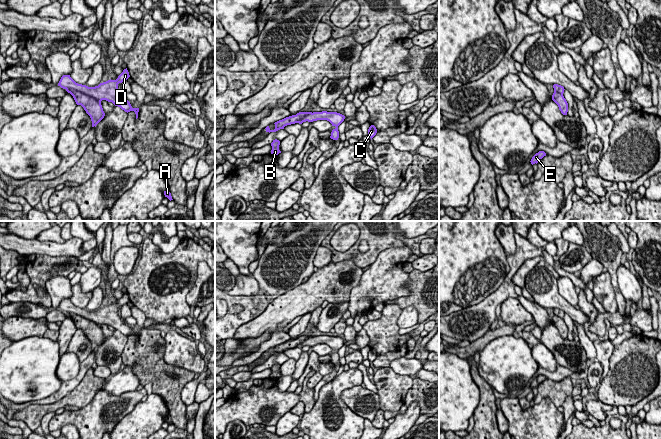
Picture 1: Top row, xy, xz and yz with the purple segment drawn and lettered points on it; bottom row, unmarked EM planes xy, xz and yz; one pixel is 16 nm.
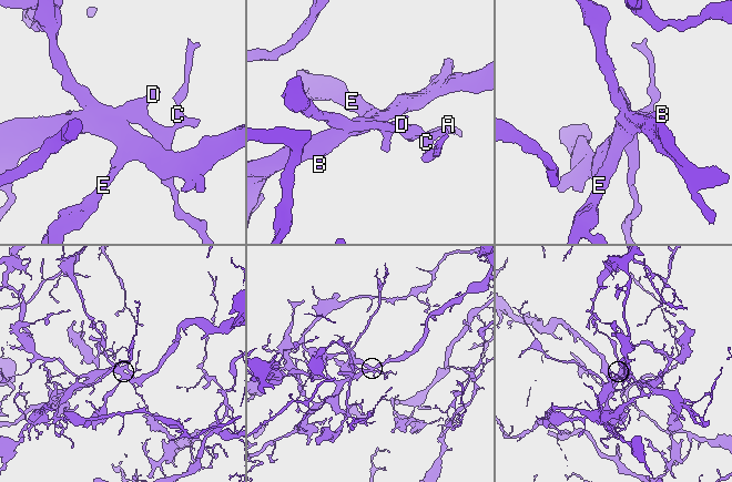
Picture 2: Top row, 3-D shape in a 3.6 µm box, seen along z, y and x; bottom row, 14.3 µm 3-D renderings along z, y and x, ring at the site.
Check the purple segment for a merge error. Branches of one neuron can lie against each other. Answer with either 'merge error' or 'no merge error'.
merge error

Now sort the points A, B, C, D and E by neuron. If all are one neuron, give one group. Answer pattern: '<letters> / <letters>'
A C D / B E

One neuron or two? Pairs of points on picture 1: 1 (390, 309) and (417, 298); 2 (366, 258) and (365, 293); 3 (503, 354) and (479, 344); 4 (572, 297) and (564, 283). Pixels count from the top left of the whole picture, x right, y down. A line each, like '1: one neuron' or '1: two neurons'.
1: two neurons
2: two neurons
3: two neurons
4: one neuron

